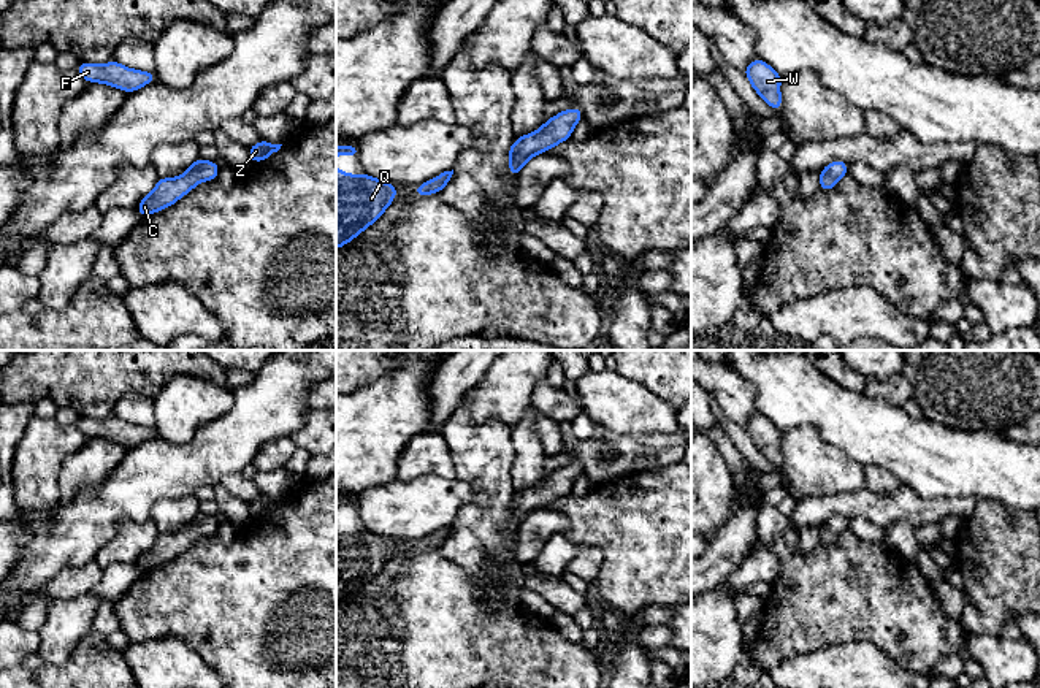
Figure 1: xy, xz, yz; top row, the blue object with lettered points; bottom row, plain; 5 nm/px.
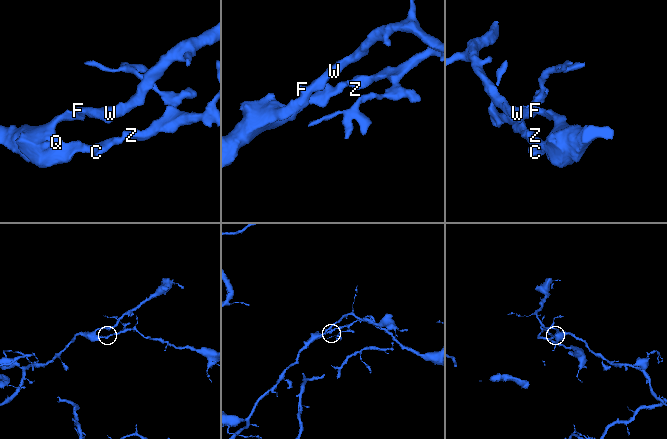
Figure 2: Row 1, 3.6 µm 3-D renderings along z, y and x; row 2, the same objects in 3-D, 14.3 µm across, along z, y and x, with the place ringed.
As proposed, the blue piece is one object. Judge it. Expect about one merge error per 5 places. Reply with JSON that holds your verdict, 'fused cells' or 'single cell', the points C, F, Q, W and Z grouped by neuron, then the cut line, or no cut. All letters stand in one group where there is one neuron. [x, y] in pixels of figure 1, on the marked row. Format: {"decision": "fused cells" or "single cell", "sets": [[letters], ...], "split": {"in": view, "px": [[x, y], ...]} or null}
{"decision": "single cell", "sets": [["C", "F", "Q", "W", "Z"]], "split": null}

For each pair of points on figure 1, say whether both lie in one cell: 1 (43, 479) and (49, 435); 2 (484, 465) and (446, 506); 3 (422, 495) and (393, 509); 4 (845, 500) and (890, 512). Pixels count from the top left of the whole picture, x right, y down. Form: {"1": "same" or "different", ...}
{"1": "same", "2": "different", "3": "same", "4": "same"}

